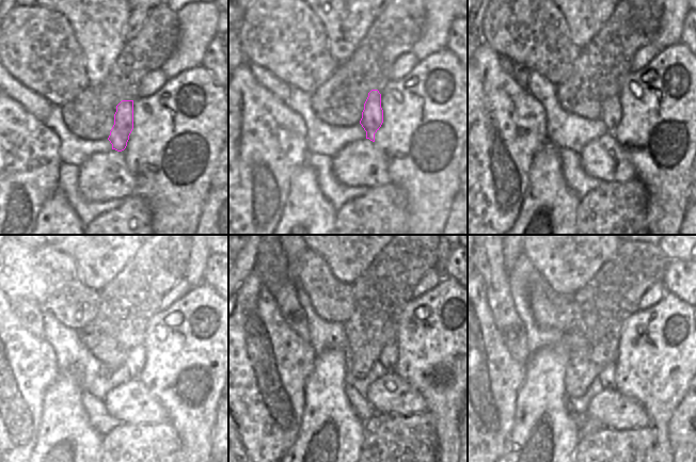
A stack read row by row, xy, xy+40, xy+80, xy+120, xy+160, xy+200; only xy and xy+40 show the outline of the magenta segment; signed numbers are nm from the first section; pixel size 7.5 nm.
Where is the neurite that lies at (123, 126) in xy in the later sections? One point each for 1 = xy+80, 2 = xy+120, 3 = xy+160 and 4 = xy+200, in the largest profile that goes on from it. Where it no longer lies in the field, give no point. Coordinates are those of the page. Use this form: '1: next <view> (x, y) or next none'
1: next xy+80 (615, 109)
2: next xy+120 (137, 353)
3: next xy+160 (369, 377)
4: next xy+200 (608, 377)

